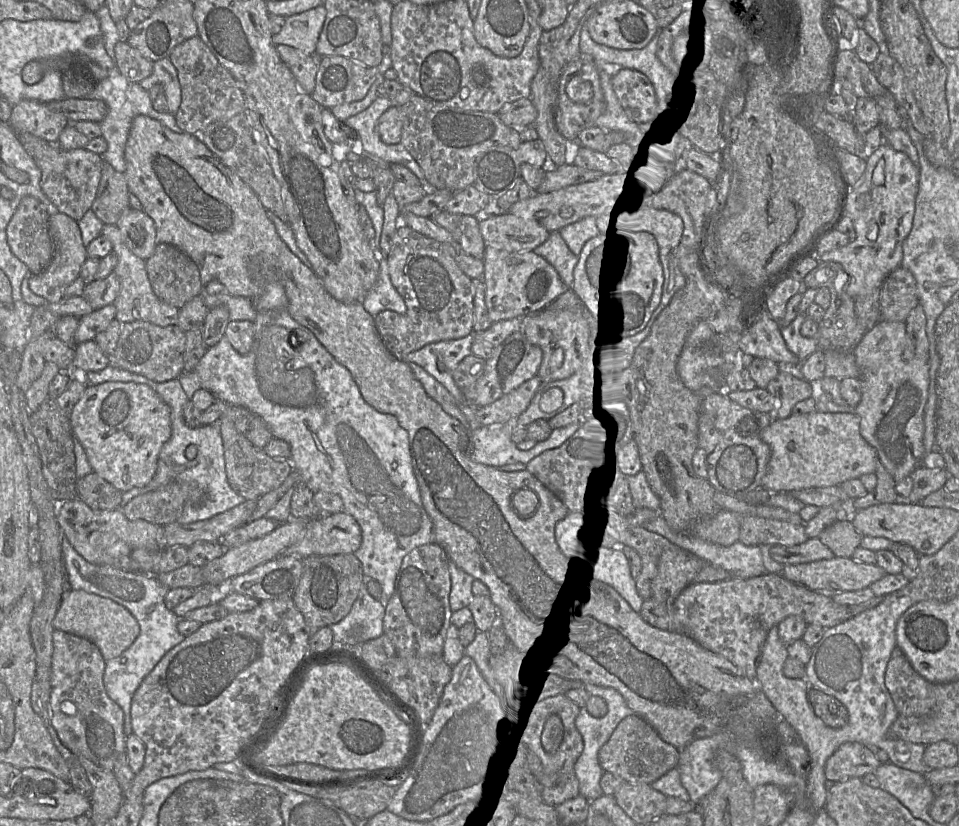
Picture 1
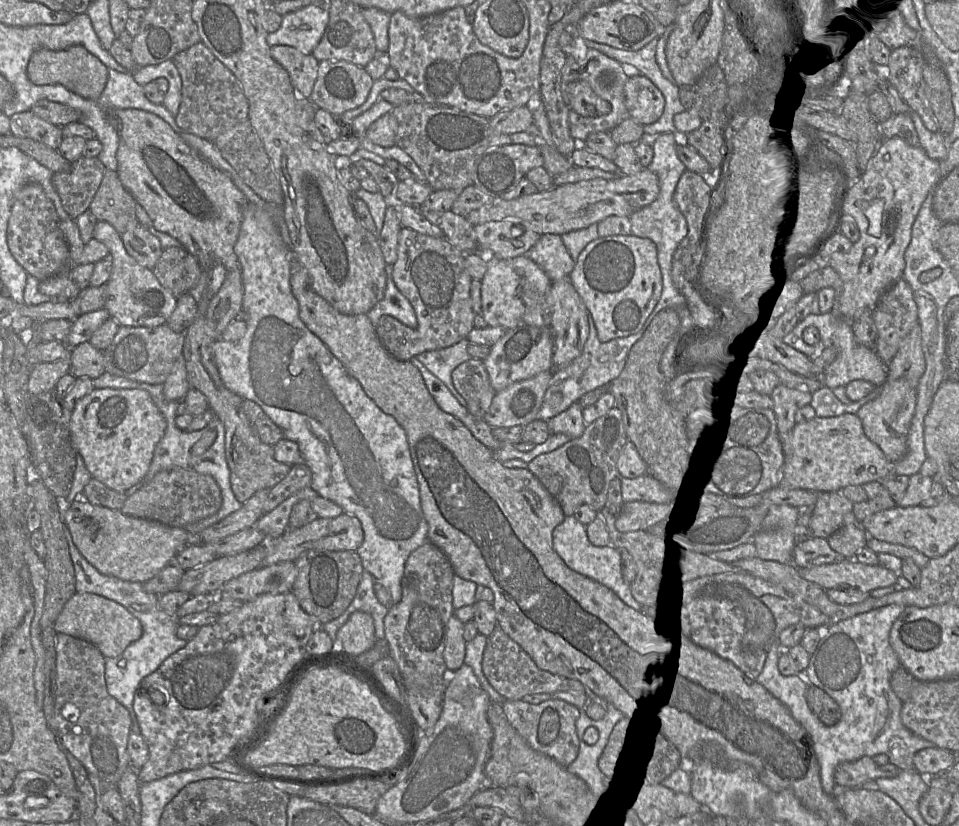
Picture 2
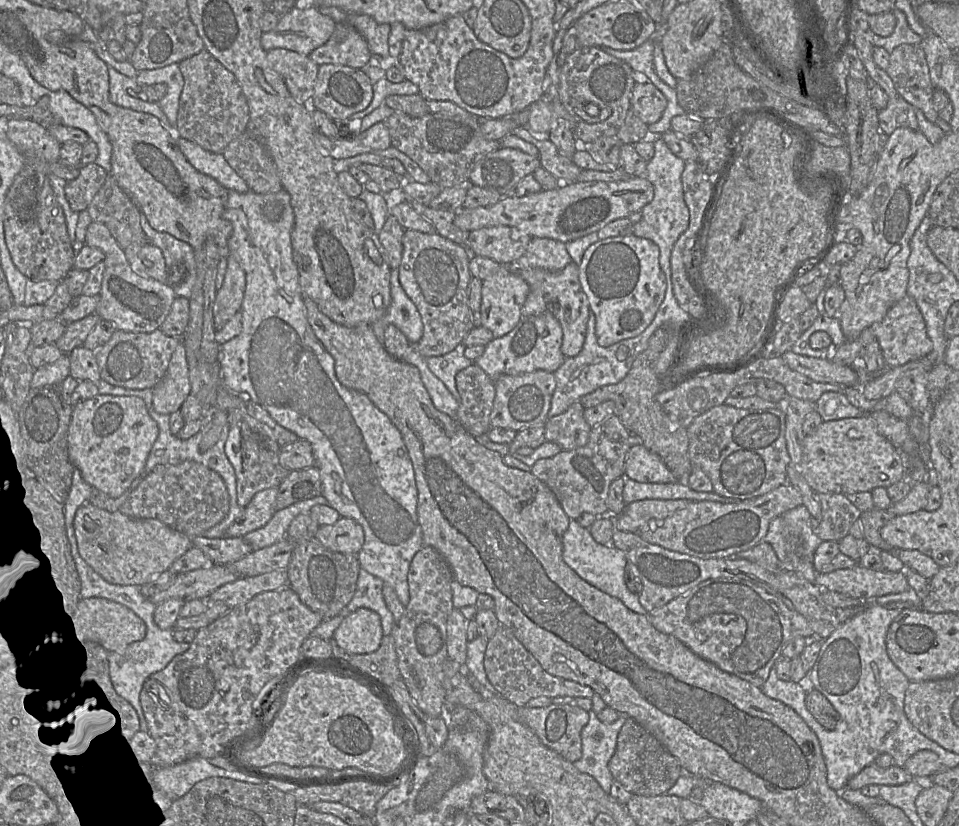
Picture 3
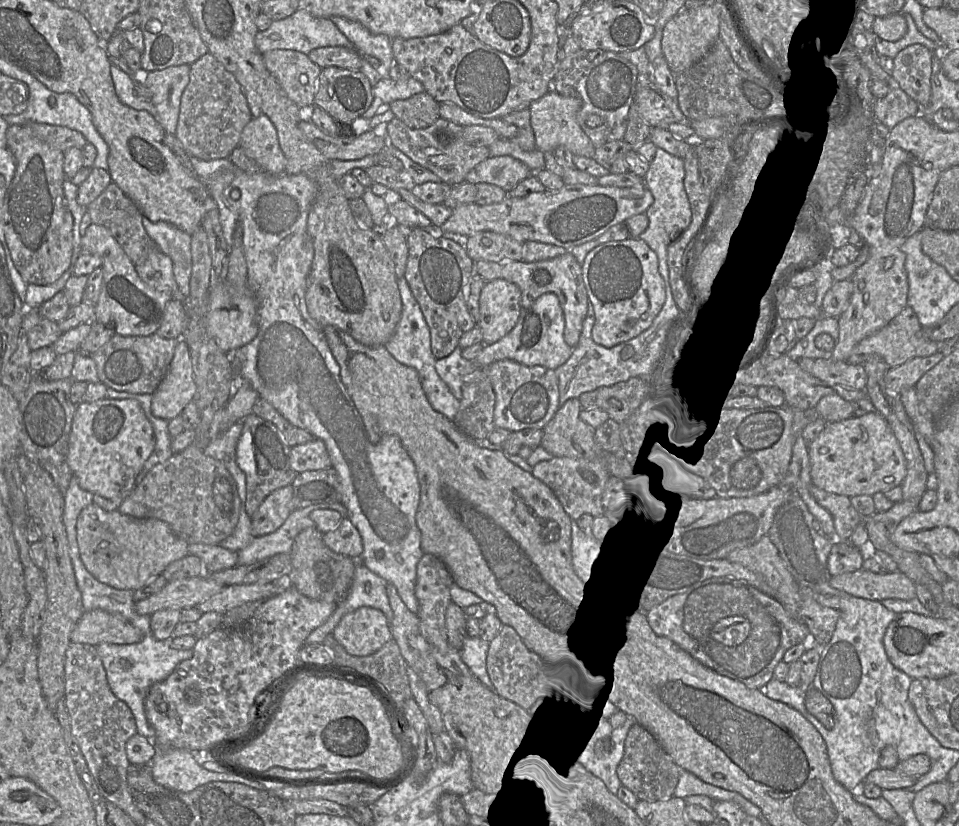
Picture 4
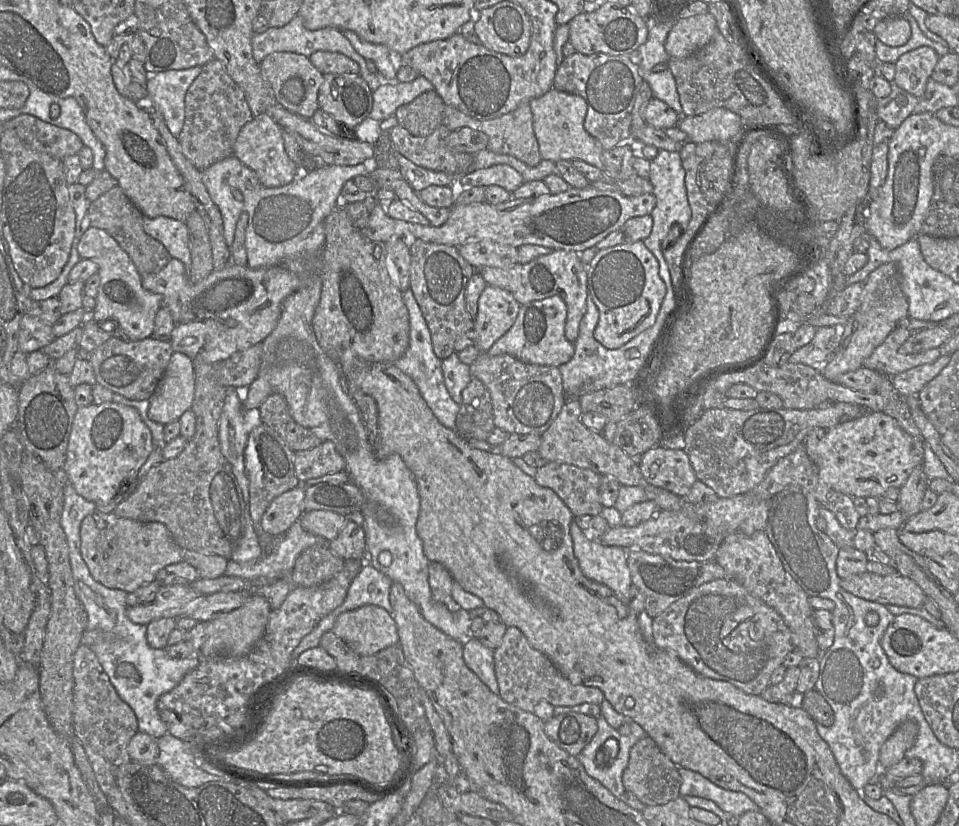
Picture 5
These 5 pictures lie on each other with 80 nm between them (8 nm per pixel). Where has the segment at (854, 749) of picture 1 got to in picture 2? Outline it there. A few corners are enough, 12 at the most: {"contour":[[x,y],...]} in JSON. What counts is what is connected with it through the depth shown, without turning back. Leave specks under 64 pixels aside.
{"contour":[[870,756],[840,763],[836,785],[861,787],[868,780],[893,778],[901,769]]}

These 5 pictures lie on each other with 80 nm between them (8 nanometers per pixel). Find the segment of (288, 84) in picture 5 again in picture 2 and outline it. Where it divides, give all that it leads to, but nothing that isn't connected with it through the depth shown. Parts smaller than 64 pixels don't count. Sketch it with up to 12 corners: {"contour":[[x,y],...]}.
{"contour":[[270,47],[298,95],[309,99],[319,61],[295,47]]}

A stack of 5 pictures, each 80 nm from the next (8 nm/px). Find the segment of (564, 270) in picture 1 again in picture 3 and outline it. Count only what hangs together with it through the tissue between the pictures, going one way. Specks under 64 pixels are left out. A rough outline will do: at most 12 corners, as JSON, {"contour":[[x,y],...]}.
{"contour":[[532,238],[523,260],[560,271],[572,262],[565,243]]}

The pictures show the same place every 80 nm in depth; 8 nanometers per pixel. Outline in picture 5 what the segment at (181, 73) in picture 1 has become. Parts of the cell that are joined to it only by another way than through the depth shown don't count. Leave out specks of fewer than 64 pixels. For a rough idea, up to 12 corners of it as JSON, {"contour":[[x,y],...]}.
{"contour":[[218,59],[185,95],[177,139],[198,170],[233,155],[252,114]]}

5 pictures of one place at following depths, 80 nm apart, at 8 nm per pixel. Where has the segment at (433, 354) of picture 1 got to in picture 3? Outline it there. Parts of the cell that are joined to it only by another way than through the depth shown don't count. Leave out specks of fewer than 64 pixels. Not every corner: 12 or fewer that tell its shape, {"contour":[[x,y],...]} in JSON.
{"contour":[[460,343],[445,355],[427,358],[432,373],[459,404],[456,374],[473,363]]}

